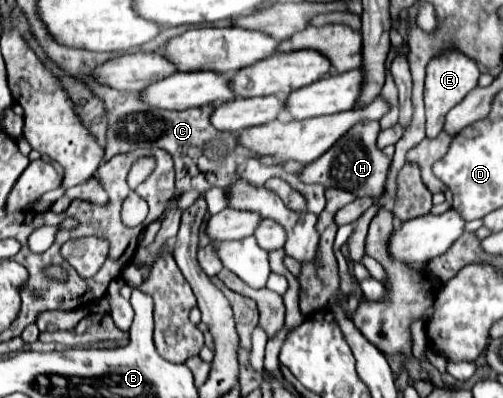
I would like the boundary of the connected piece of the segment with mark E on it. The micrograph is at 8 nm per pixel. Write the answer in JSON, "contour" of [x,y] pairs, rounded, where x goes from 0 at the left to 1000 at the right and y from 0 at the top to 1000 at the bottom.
{"contour":[[[897,128],[889,138],[877,138],[849,168],[849,198],[845,198],[845,279],[849,279],[849,344],[869,344],[885,319],[885,289],[920,254],[920,244],[948,219],[952,198],[952,168],[940,148]]]}

